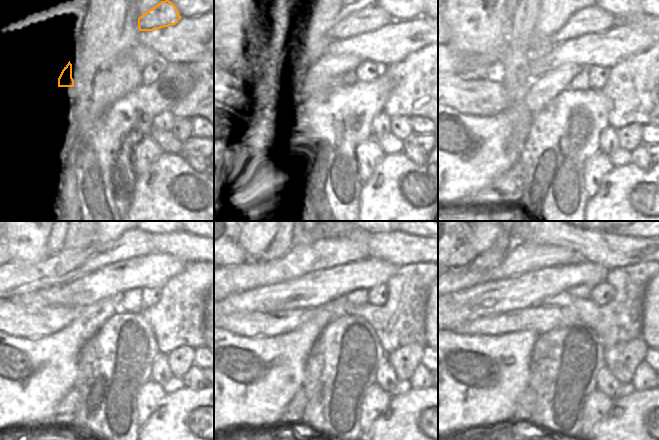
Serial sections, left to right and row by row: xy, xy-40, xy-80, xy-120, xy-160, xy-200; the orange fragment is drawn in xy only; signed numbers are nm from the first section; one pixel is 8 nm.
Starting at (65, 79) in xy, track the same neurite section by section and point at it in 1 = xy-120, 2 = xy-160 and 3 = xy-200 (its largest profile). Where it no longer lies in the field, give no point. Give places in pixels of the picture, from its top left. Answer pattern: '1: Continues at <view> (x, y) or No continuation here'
1: Continues at xy-120 (14, 279)
2: Continues at xy-160 (300, 260)
3: Continues at xy-200 (522, 258).

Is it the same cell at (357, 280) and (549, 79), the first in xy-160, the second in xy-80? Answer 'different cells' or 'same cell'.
different cells

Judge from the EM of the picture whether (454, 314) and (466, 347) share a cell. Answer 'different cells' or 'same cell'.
different cells

